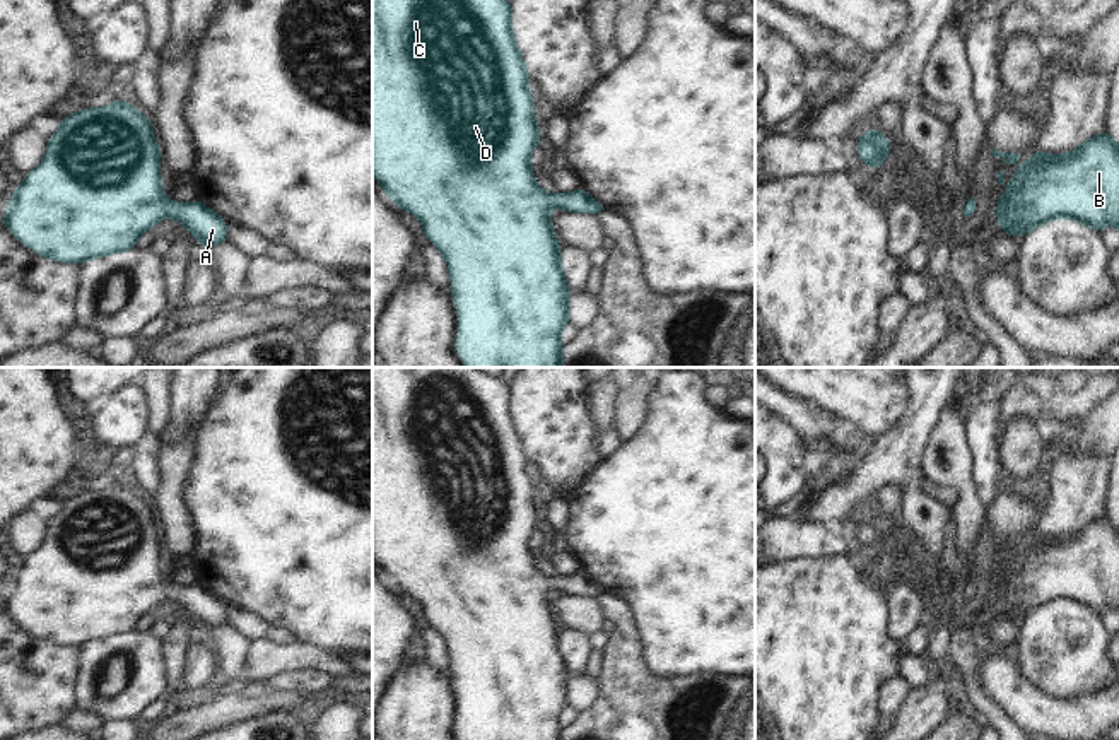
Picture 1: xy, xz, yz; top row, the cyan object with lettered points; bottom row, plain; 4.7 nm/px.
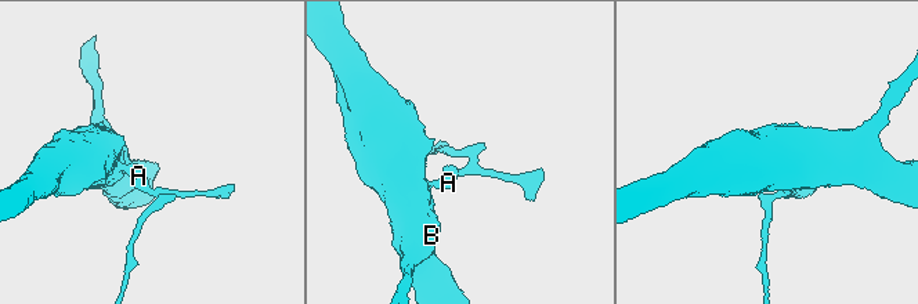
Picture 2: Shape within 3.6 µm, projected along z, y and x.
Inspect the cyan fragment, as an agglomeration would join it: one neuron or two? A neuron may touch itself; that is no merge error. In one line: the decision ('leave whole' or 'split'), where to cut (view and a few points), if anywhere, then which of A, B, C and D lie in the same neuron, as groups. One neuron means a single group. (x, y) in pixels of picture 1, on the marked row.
leave whole; cut none; groups A B C D

